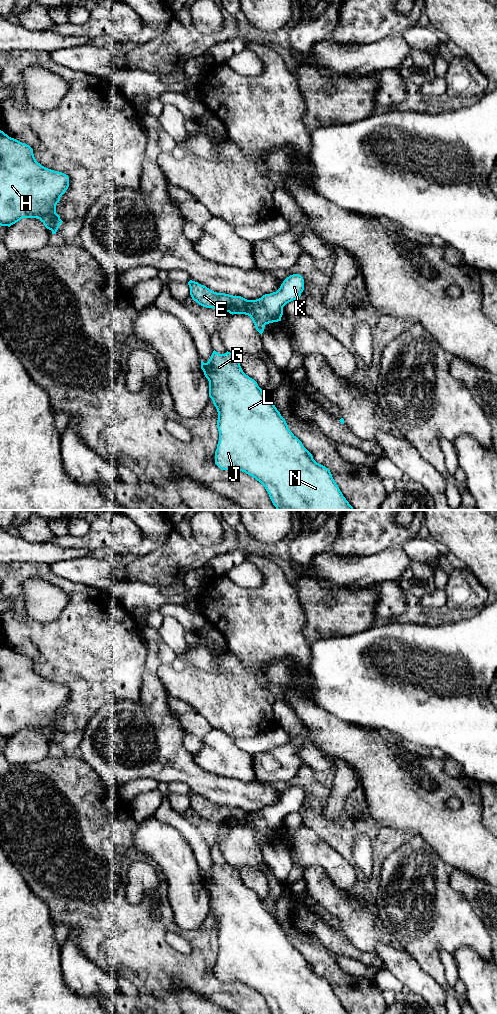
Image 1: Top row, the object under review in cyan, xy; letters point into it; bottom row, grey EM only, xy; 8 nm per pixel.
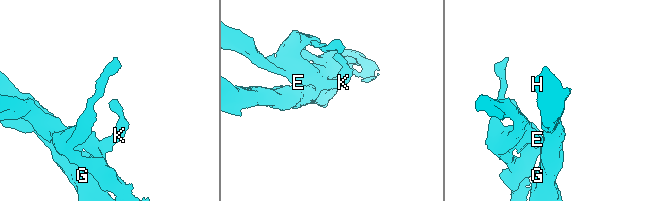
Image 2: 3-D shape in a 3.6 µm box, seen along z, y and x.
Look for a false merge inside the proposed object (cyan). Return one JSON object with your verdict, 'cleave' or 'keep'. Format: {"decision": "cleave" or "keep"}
{"decision": "cleave"}

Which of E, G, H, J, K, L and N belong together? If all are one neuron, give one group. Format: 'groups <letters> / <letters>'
groups E / G H J K L N

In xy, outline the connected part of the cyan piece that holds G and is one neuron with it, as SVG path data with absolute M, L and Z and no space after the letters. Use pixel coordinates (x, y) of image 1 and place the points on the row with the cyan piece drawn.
M213 351L207 363L201 360L201 369L205 377L209 381L209 397L212 399L214 406L218 412L217 428L219 431L219 442L215 451L215 464L222 470L240 470L252 476L259 481L266 489L269 497L277 510L354 510L346 498L343 496L338 485L332 477L328 468L317 463L312 454L303 446L302 442L289 430L285 419L281 416L275 405L264 395L262 389L258 386L257 382L246 375L239 362L239 357L233 353L226 352L219 354Z

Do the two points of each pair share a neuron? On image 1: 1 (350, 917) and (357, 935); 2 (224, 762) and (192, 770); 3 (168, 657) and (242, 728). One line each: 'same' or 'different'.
1: same
2: different
3: different

